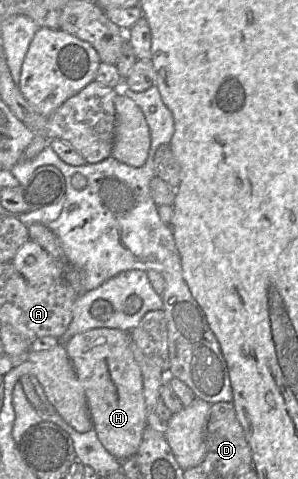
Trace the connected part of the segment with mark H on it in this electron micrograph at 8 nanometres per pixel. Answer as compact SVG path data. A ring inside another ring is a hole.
M94 328L76 334L64 346L84 389L98 439L119 461L129 458L138 450L147 424L142 372L133 356L130 332Z

